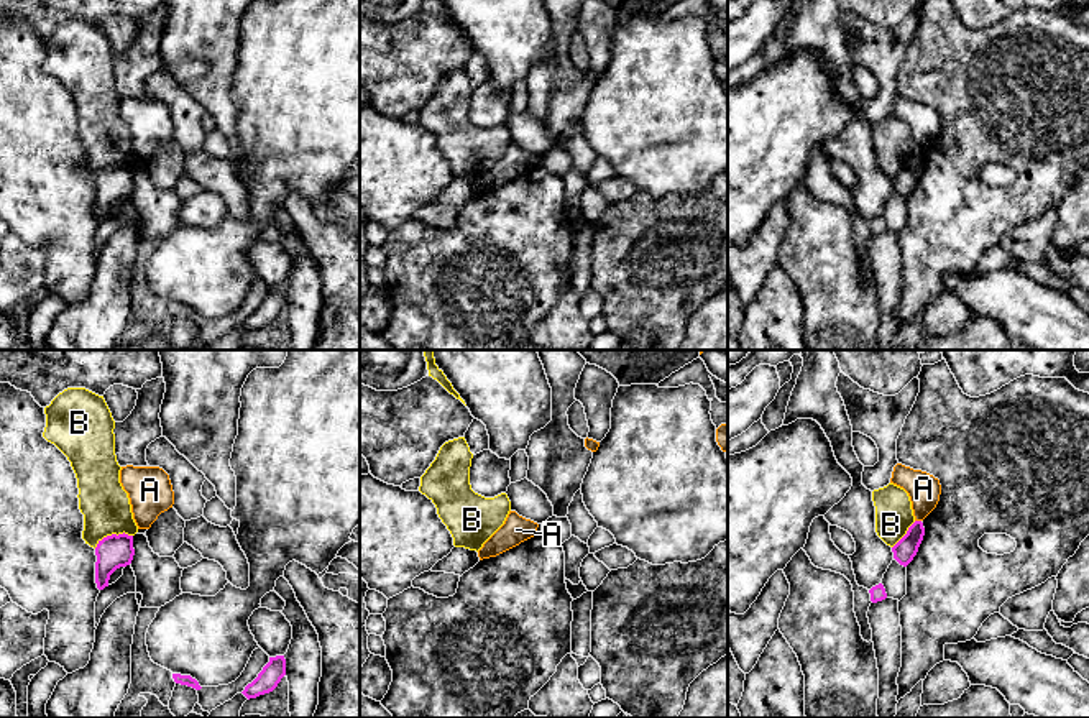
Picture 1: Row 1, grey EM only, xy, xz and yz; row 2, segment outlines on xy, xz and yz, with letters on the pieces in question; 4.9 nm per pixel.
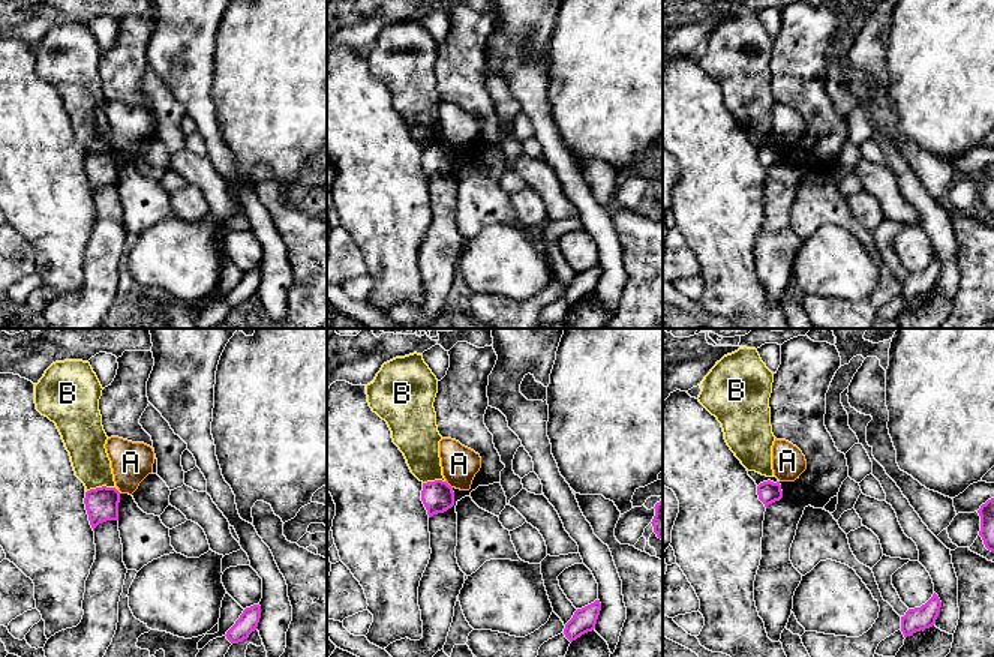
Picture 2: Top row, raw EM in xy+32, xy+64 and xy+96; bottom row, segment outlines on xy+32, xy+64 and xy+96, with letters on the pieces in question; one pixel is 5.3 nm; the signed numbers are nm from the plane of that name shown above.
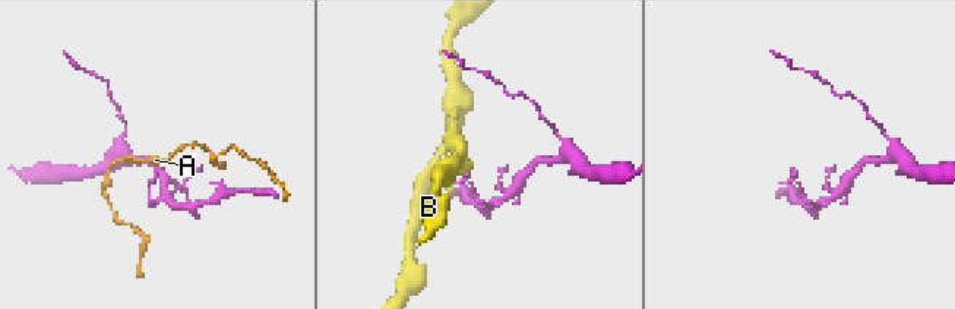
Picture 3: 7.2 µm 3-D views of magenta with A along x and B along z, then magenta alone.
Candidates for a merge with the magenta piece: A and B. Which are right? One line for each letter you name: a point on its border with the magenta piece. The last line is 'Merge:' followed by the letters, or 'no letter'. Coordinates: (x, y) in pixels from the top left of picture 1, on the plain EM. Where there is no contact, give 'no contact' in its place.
Merge: no letter

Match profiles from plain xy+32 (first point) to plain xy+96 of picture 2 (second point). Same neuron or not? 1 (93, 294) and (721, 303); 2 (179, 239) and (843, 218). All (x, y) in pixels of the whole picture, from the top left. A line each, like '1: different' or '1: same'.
1: different
2: different

